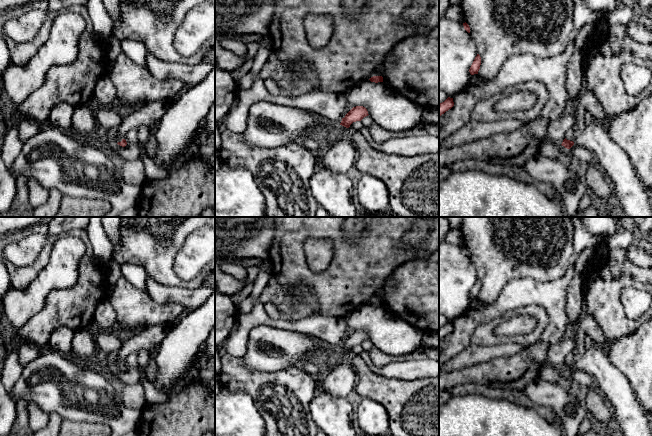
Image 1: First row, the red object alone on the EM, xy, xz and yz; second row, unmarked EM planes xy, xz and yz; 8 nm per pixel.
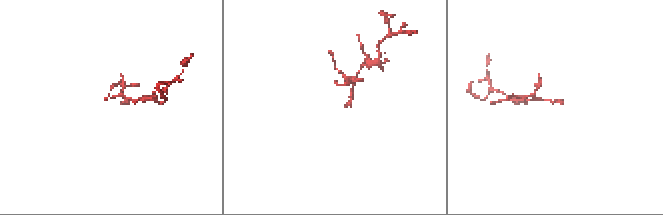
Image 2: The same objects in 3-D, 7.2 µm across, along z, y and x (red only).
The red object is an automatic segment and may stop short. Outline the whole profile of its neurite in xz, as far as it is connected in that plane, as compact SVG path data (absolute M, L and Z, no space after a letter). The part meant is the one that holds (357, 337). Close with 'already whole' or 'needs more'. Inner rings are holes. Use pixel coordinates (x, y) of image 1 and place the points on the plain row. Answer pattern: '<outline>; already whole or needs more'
M356 330L353 331L346 339L344 342L342 342L342 345L340 349L349 352L350 349L353 346L356 345L361 345L364 341L368 340L368 335L365 331L363 330Z; already whole

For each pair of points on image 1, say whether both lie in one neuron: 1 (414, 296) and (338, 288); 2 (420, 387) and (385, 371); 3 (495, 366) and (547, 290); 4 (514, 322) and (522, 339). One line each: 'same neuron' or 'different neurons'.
1: different neurons
2: different neurons
3: same neuron
4: different neurons

